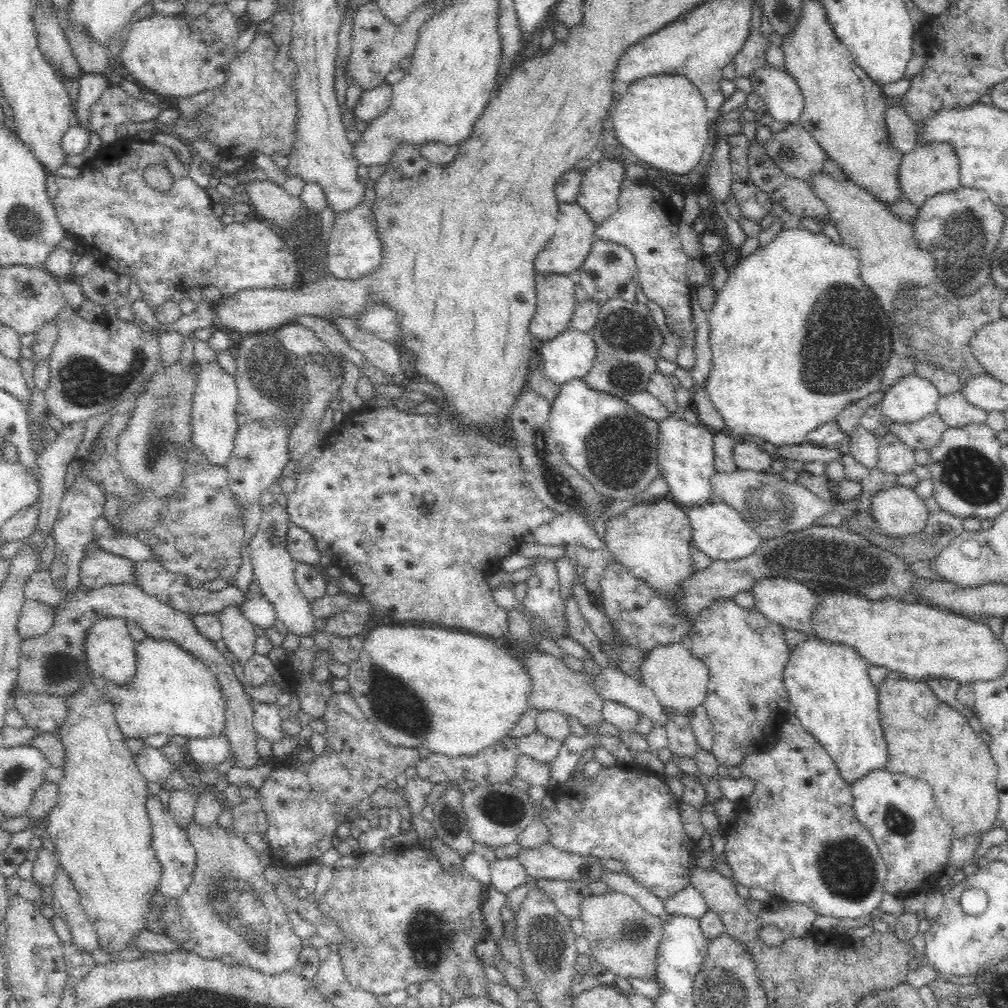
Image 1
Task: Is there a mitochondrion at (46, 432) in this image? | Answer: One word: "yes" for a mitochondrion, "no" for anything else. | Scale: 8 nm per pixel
no

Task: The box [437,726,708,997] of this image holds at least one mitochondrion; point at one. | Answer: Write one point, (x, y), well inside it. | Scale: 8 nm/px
(541, 943)

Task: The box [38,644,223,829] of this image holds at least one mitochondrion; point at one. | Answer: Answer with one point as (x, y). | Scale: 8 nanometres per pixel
(58, 671)

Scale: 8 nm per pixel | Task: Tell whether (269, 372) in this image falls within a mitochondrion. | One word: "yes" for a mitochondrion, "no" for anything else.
yes

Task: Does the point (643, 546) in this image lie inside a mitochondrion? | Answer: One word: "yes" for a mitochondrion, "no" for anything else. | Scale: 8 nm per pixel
no

